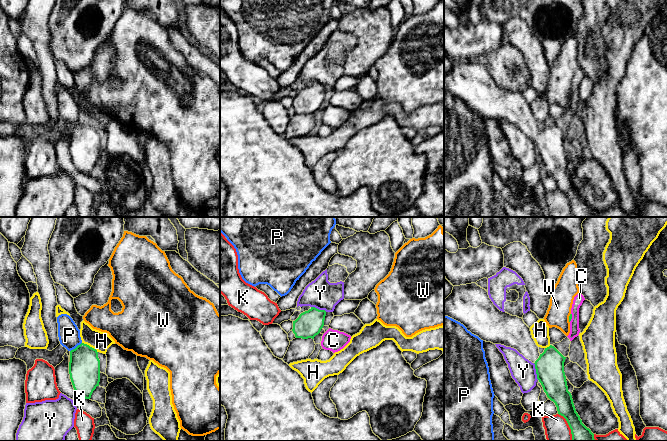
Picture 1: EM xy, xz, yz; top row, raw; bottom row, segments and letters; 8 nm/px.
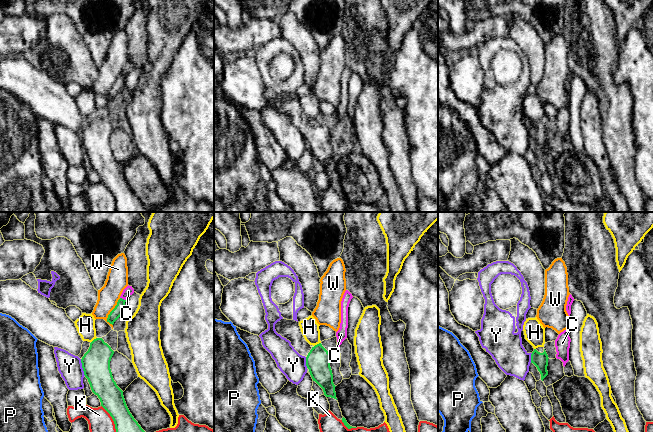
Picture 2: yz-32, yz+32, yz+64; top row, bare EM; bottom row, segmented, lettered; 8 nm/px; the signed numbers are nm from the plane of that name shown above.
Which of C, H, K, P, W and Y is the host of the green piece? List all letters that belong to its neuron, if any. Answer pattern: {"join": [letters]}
{"join": []}

